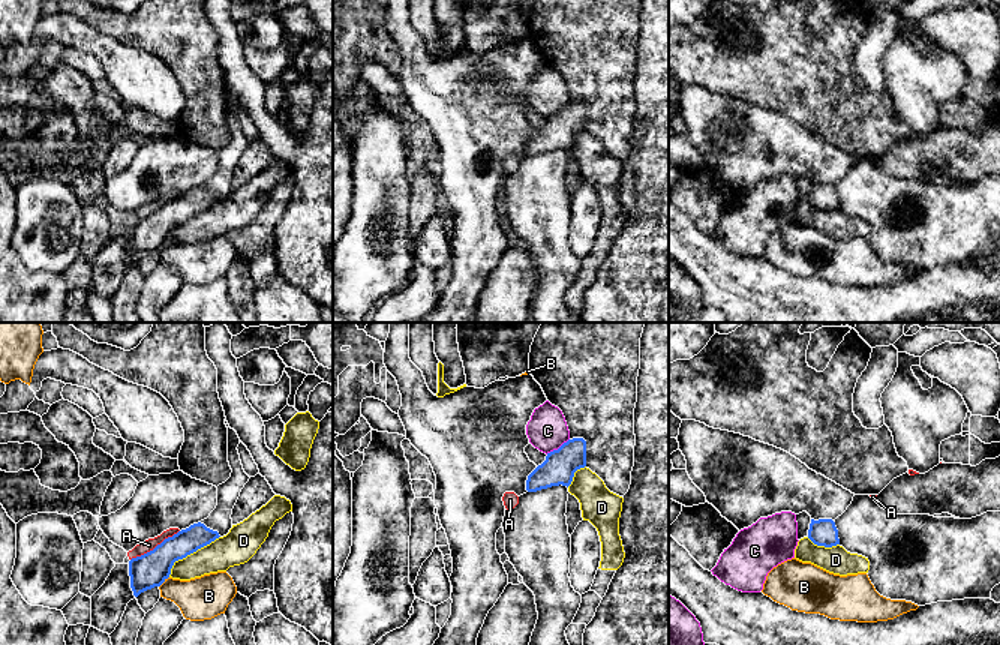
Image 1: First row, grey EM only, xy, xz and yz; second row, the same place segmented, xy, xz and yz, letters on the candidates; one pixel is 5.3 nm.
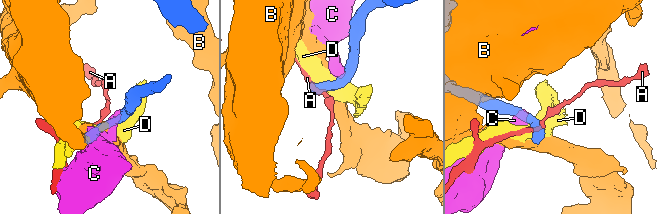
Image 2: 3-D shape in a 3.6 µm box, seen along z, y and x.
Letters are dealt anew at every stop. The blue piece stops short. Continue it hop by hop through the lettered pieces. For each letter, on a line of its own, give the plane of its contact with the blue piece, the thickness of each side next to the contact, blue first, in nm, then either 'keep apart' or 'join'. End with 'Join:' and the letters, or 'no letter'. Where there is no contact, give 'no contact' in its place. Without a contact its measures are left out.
A: meets blue in xy; 190 nm thick on the blue side, 70 nm on the other; keep apart
B: meets blue in xy; 190 nm thick on the blue side, 220 nm on the other; keep apart
C: meets blue in xz; 170 nm thick on the blue side, 220 nm on the other; keep apart
D: meets blue in xy; 190 nm thick on the blue side, 180 nm on the other; keep apart
Join: no letter

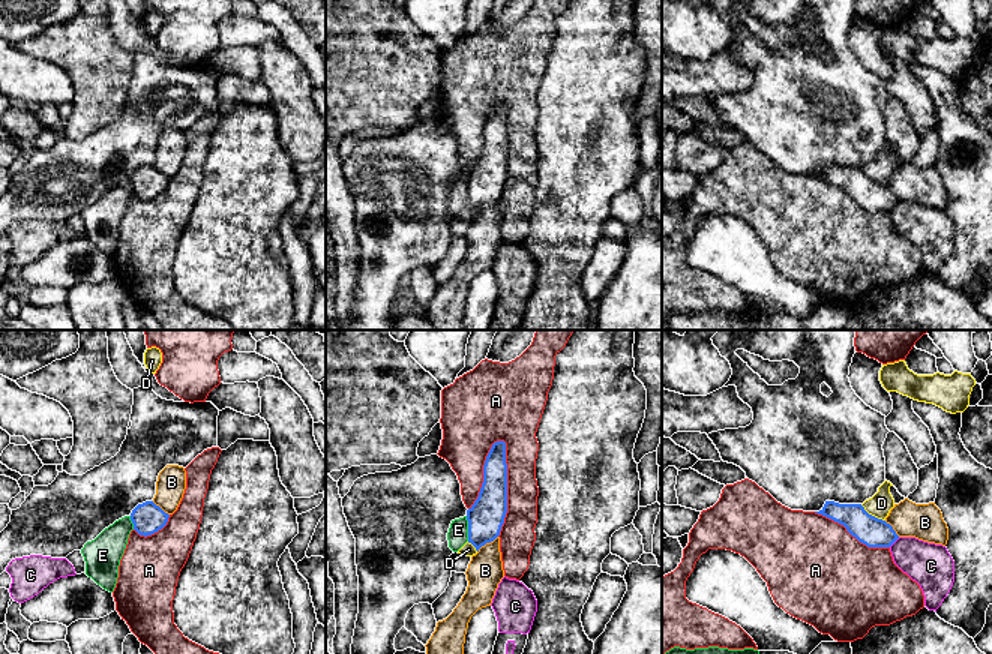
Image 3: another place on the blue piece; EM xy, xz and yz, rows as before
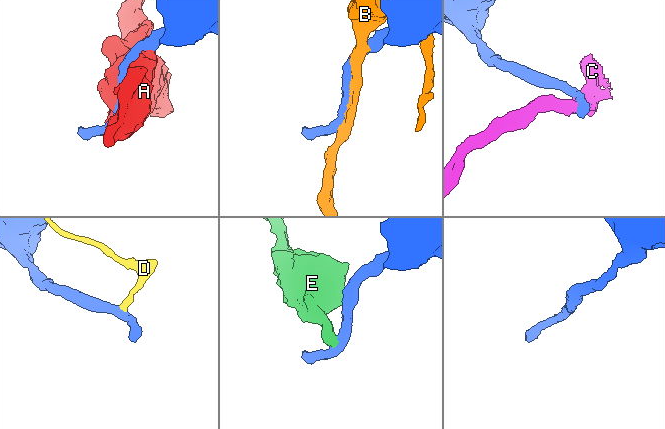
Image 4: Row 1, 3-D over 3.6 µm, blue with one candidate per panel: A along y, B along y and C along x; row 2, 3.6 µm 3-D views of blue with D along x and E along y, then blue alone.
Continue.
A: meets blue in xz; 190 nm thick on the blue side, 180 nm on the other; keep apart
B: meets blue in xz; 190 nm thick on the blue side, 190 nm on the other; keep apart
C: meets blue in yz; 160 nm thick on the blue side, 240 nm on the other; keep apart
D: meets blue in yz; 160 nm thick on the blue side, 120 nm on the other; keep apart
E: meets blue in xz; 190 nm thick on the blue side, 110 nm on the other; keep apart
Join: no letter

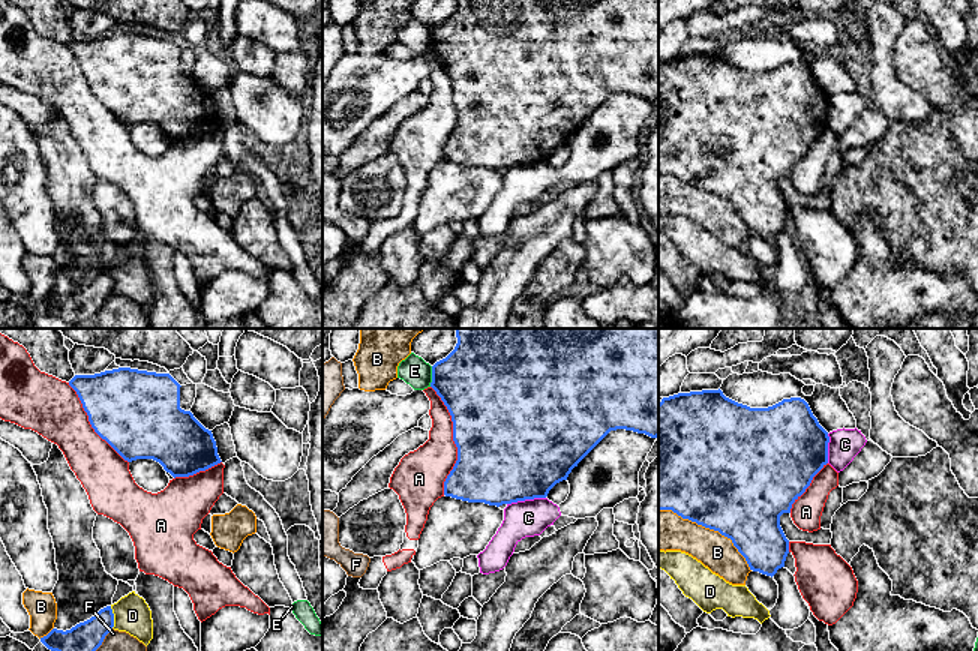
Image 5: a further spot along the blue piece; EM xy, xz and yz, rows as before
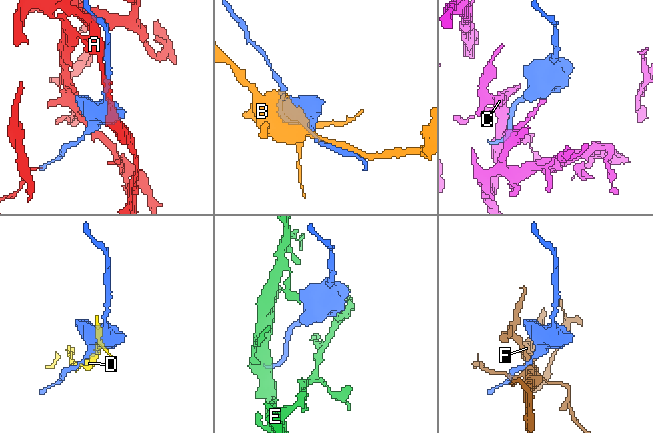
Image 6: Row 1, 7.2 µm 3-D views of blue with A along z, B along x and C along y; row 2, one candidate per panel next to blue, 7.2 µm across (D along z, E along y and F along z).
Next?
A: meets blue in xz; 500 nm thick on the blue side, 260 nm on the other; keep apart
B: meets blue in yz; 500 nm thick on the blue side, 220 nm on the other; keep apart
C: meets blue in xz; 500 nm thick on the blue side, 200 nm on the other; keep apart
D: meets blue in xy; 170 nm thick on the blue side, 190 nm on the other; keep apart
E: meets blue in xz; 440 nm thick on the blue side, 160 nm on the other; keep apart
F: meets blue in xy; 170 nm thick on the blue side, 300 nm on the other; keep apart
Join: no letter

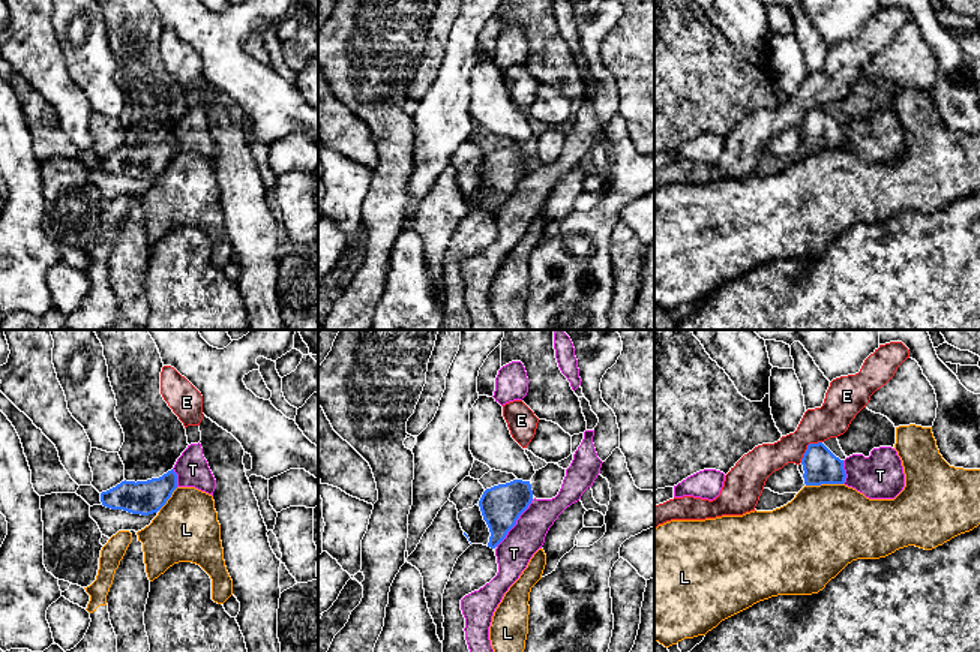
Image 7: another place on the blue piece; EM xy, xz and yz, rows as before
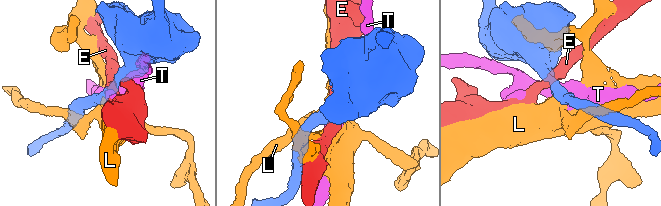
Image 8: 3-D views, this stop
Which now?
E: meets blue in yz; 190 nm thick on the blue side, 190 nm on the other; keep apart
L: meets blue in yz; 190 nm thick on the blue side, 460 nm on the other; keep apart
T: meets blue in xz; 220 nm thick on the blue side, 190 nm on the other; keep apart
Join: no letter

